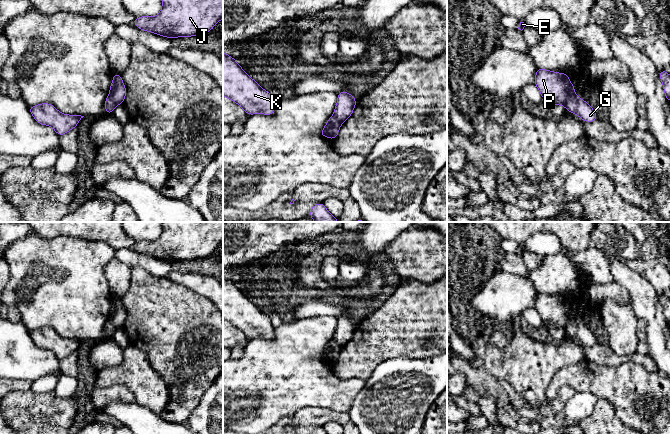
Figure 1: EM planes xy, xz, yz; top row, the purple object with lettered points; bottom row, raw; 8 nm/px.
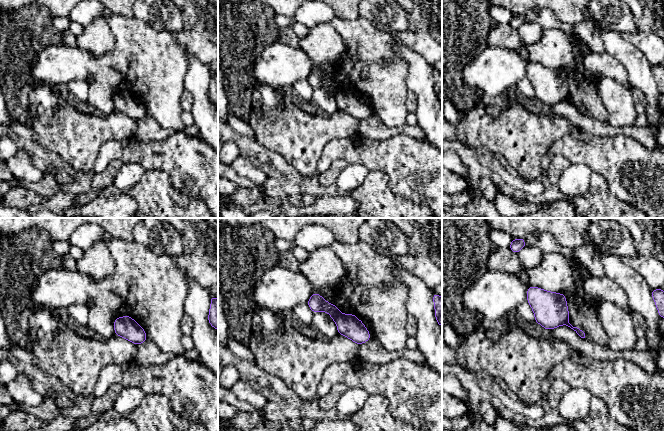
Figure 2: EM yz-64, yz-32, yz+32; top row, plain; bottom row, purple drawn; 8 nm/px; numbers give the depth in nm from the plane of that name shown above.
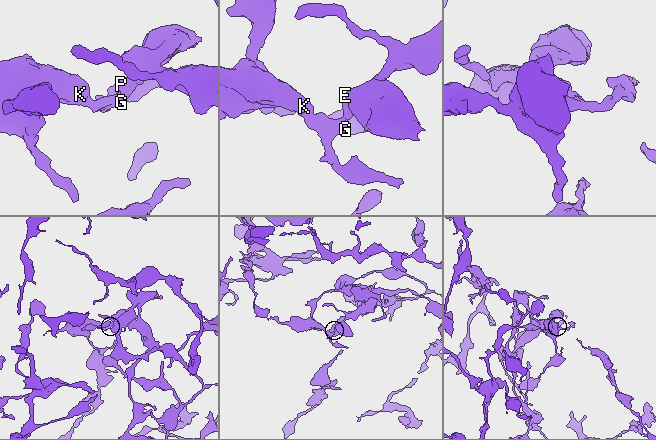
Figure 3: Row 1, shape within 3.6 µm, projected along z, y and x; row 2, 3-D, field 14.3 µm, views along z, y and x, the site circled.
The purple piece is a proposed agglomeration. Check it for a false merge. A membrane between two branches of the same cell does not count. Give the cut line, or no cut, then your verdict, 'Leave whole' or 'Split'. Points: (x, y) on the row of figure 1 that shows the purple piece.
Split along yz (574, 94), (564, 105). Split

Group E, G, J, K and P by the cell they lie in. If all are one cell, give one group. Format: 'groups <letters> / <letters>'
groups E J P / G K

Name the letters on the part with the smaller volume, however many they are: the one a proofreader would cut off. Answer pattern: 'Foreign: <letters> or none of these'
Foreign: G, K

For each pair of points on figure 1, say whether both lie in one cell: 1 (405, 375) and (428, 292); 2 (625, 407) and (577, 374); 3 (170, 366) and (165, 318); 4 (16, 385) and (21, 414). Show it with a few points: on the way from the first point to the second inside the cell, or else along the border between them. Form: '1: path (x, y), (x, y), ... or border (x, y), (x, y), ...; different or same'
1: border (433, 355), (425, 357), (390, 357), (387, 360); different
2: path (613, 395), (597, 379), (589, 377); same
3: path (170, 354), (170, 330); same
4: border (30, 388), (10, 392); different

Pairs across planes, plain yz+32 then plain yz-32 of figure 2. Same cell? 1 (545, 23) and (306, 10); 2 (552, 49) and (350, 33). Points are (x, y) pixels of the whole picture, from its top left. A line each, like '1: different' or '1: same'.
1: same
2: different

